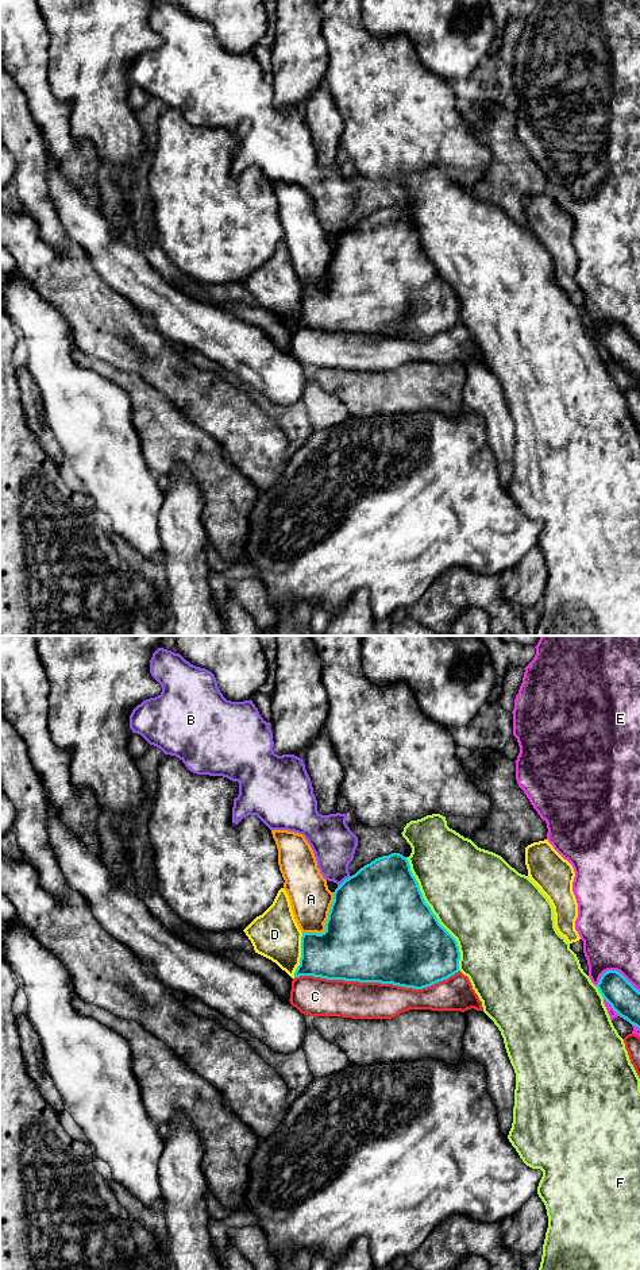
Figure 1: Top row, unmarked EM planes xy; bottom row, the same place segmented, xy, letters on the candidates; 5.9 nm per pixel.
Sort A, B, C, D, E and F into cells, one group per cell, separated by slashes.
A B / C / D / E / F

